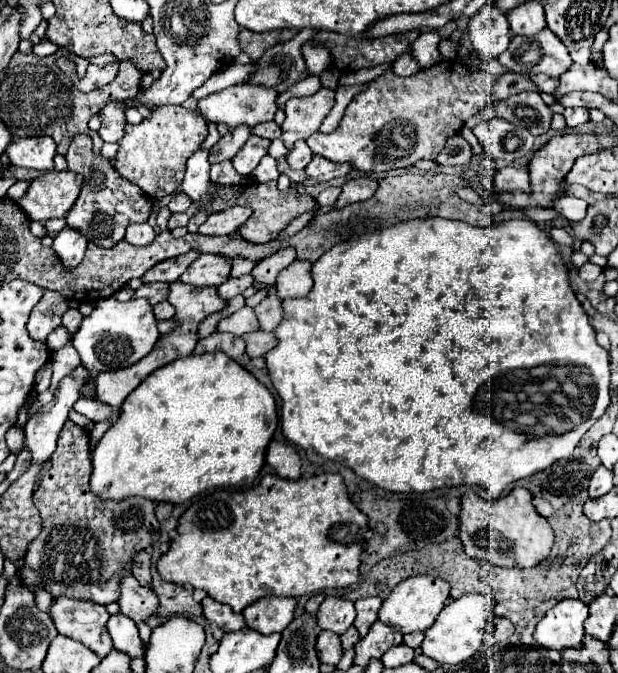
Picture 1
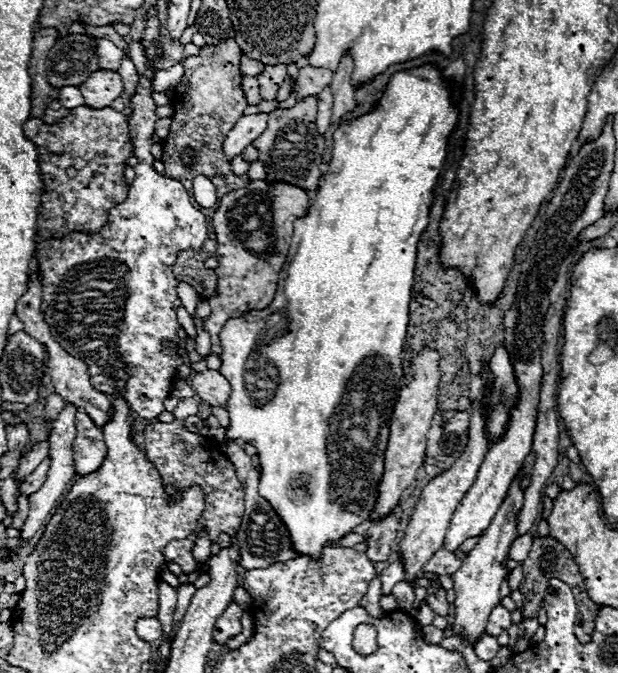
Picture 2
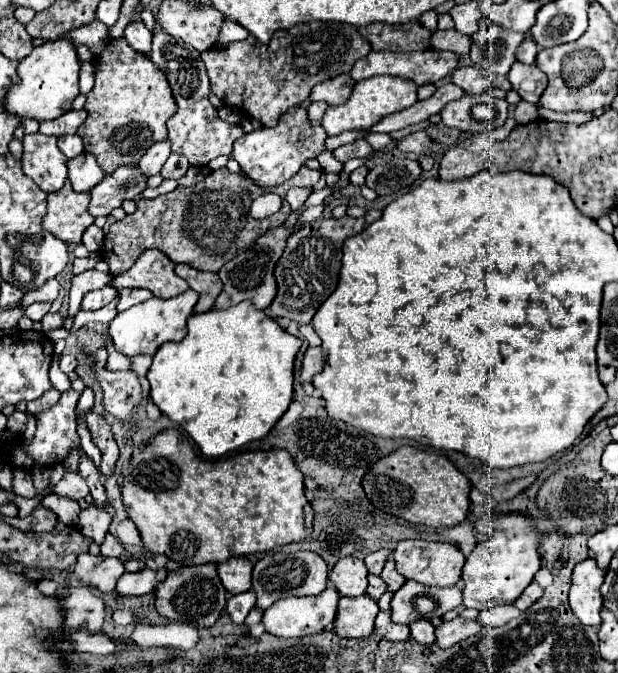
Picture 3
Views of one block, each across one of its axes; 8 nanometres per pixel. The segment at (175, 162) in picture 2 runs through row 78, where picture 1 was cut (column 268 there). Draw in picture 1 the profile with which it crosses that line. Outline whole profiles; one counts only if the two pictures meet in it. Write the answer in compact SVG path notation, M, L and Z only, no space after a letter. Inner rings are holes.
M270 180L270 182L264 182L264 184L262 182L246 184L242 194L236 200L232 200L230 204L240 204L240 206L252 208L252 216L240 228L240 236L248 242L254 242L254 244L266 244L266 242L274 240L288 226L288 222L292 222L296 216L316 208L316 200L312 196L298 194L296 188L290 188L288 192L280 192L278 186L276 186L276 180Z

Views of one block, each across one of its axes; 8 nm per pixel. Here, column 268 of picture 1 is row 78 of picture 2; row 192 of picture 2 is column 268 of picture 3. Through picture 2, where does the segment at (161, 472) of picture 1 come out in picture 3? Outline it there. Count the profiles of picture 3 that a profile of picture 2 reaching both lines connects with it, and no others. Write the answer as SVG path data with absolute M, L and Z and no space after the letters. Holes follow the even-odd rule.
M240 302L236 306L230 306L226 310L208 310L208 312L202 312L202 314L192 314L188 318L188 334L182 342L166 342L156 354L154 354L154 362L150 366L150 372L148 372L148 380L150 380L150 398L152 402L174 422L182 424L184 430L190 434L191 438L198 444L202 454L208 456L208 458L220 458L240 446L244 446L246 442L252 442L252 440L260 440L264 438L272 428L274 424L282 418L282 414L288 410L288 407L292 401L292 392L294 392L294 360L296 360L296 354L302 346L302 340L288 334L286 330L282 330L278 326L276 320L272 320L266 312L260 312L254 308L252 302Z

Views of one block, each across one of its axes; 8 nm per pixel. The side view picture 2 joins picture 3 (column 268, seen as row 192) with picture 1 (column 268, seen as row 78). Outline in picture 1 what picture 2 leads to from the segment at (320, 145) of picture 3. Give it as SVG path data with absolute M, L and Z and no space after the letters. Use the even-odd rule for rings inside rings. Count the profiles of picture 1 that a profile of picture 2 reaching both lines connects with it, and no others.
M252 134L248 138L248 142L240 148L240 152L232 158L232 164L234 164L236 172L248 176L258 166L258 162L262 160L262 156L266 156L268 146L270 146L270 140Z

